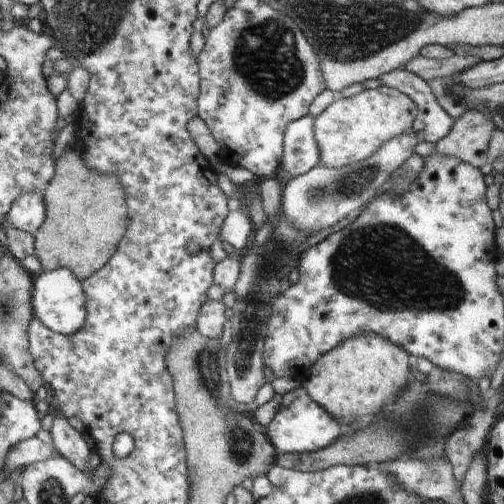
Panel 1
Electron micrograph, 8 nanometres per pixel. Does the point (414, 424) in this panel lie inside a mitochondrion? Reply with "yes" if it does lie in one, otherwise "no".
yes

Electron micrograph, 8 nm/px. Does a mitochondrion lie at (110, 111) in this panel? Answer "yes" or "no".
no

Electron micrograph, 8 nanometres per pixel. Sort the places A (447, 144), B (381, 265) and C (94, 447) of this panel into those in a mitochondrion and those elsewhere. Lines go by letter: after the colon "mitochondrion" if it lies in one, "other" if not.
A: other
B: mitochondrion
C: other

